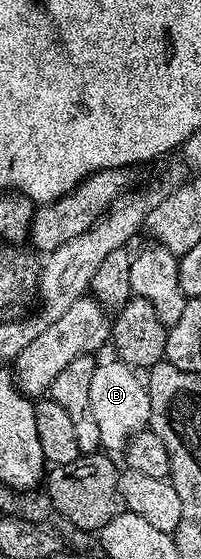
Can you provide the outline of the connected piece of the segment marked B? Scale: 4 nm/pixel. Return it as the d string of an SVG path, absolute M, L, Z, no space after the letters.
M110 359L104 364L103 361L96 363L93 383L89 386L89 406L93 406L93 415L101 433L102 447L108 453L116 454L115 452L122 453L129 441L150 425L151 407L147 386L140 373L123 360Z

